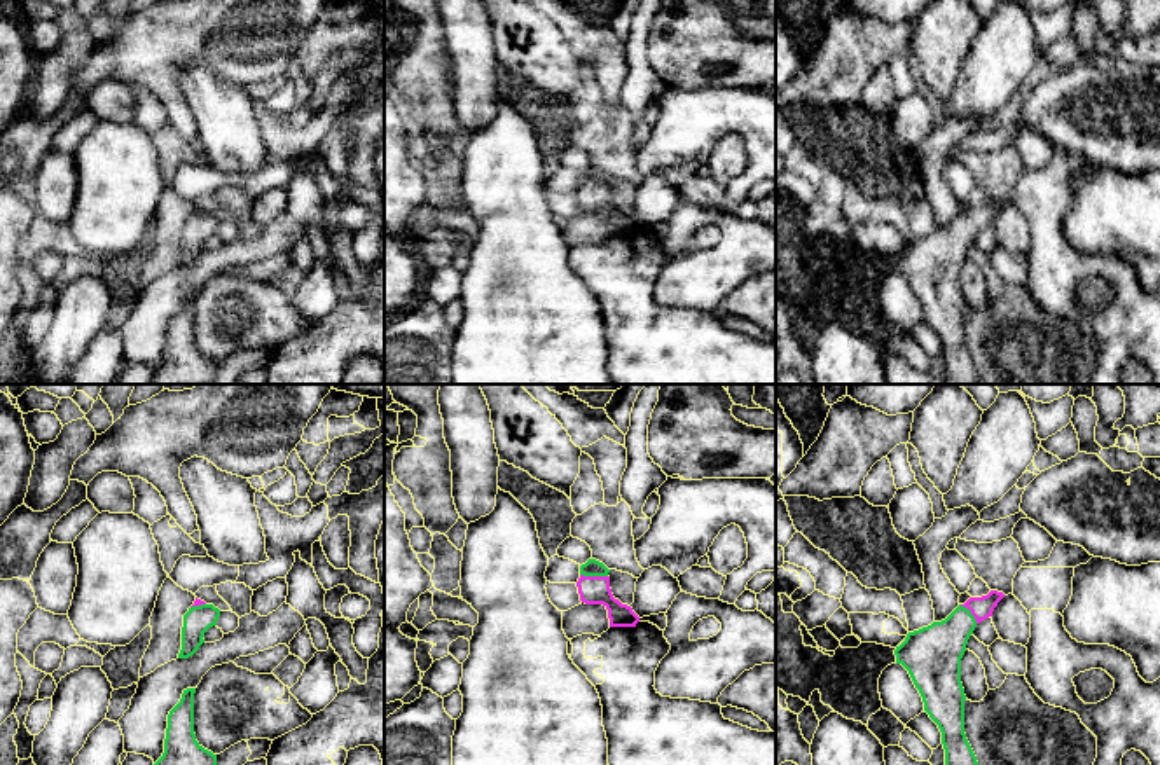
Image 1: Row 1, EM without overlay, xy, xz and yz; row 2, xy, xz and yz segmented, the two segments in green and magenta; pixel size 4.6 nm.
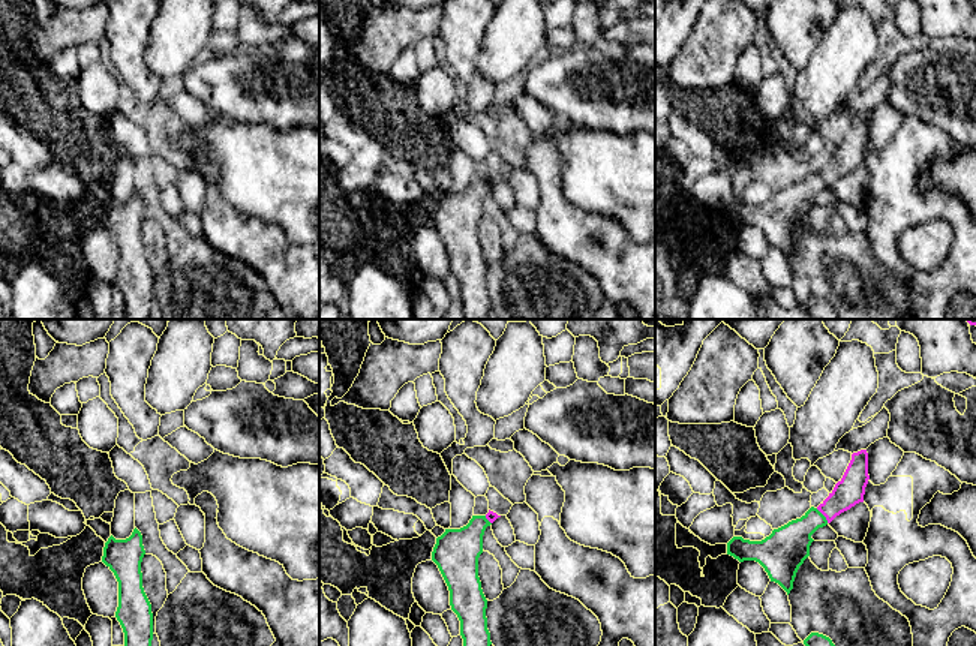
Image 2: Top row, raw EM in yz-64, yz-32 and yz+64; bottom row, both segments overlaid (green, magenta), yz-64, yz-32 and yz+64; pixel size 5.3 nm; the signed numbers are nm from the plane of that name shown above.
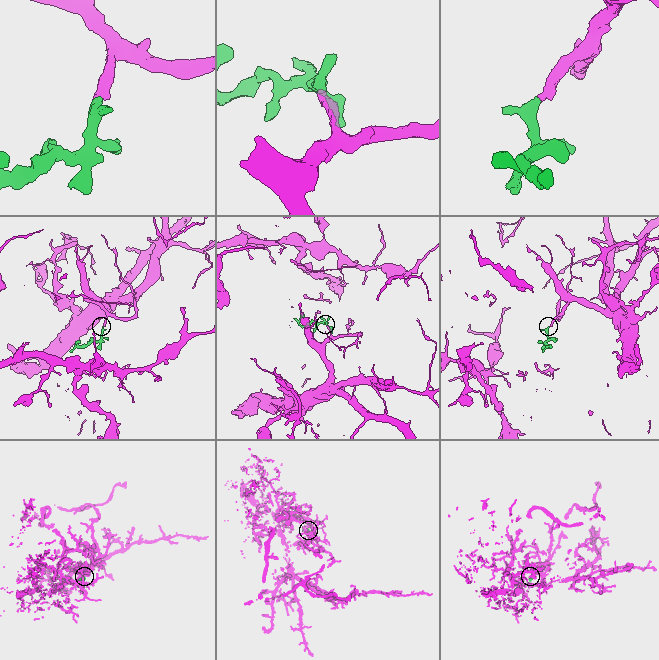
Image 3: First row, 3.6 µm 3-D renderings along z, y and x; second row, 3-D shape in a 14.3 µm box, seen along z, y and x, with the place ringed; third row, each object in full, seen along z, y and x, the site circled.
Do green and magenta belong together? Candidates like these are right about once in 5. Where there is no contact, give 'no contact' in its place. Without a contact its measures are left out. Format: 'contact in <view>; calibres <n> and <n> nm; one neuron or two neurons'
contact in xz; calibres 80 and 130 nm; one neuron

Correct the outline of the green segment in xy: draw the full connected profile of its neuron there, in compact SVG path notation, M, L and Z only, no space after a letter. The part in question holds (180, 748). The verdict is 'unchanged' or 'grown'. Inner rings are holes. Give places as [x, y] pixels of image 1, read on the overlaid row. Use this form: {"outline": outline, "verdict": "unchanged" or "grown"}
{"outline": "M187 688L168 714L164 753L154 765L217 765L217 755L204 749L194 734L194 693Z", "verdict": "unchanged"}

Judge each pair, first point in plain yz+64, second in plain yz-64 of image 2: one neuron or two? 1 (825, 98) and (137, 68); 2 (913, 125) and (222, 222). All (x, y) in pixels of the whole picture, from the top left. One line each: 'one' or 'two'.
1: two
2: one

